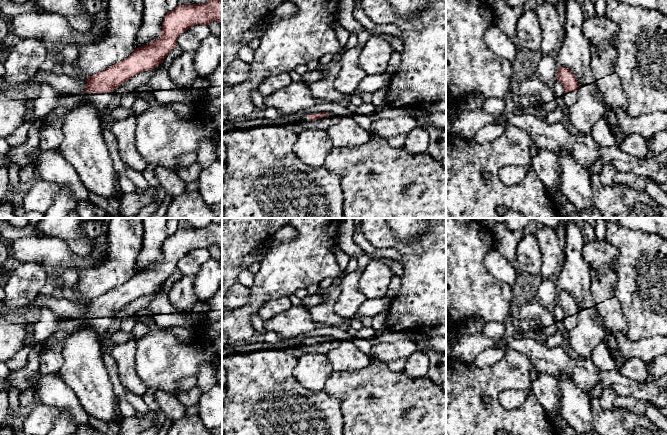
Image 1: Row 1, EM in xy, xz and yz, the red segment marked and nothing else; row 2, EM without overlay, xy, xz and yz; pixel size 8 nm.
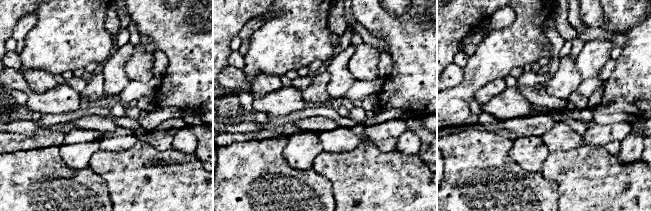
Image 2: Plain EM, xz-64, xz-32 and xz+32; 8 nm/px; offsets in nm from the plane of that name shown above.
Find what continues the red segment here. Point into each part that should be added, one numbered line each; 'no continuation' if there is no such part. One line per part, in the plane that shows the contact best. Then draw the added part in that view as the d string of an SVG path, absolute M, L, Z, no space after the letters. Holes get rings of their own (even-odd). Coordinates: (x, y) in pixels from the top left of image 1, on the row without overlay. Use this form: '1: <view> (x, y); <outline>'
1: xz (304, 347); M330 337L329 340L317 344L310 344L308 340L295 343L302 354L327 354L338 346L338 339Z

